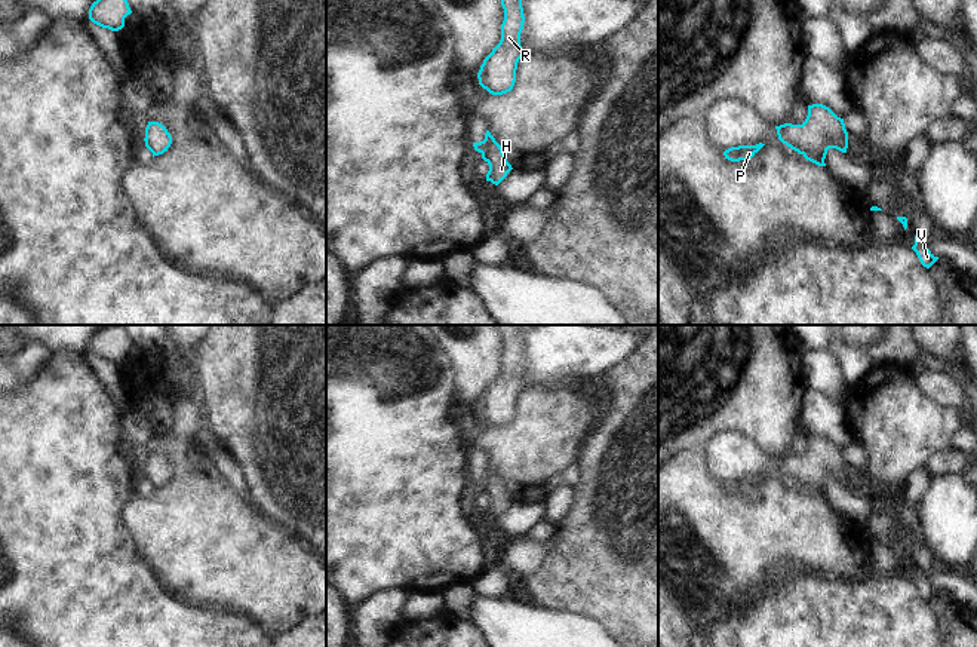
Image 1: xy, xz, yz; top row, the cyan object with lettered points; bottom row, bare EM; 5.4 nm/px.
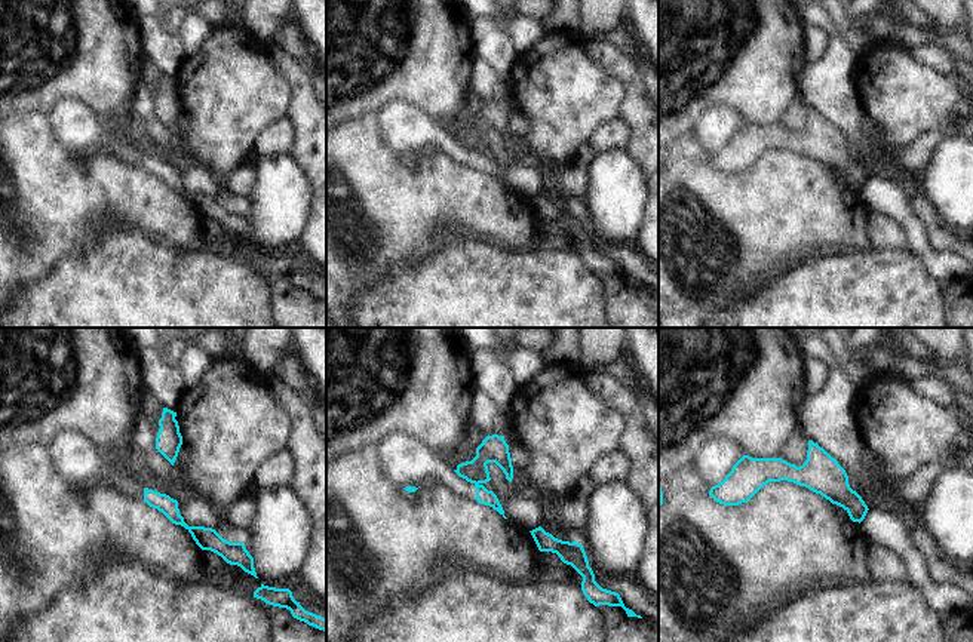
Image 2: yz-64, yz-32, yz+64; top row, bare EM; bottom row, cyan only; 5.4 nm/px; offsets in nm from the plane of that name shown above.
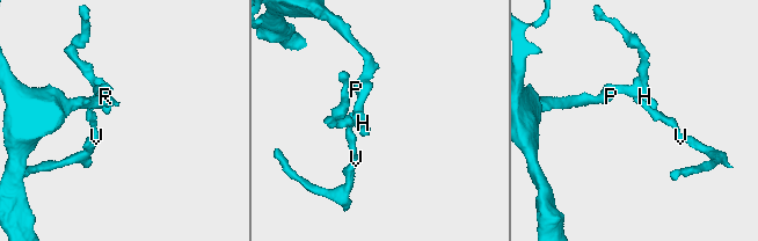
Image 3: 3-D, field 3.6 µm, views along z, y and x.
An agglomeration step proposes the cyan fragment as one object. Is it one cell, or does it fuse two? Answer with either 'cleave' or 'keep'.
cleave

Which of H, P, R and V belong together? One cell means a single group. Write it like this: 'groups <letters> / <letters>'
groups H P R / V

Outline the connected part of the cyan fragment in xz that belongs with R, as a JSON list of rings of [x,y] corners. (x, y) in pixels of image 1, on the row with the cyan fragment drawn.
[[[501,0],[504,21],[501,40],[483,59],[477,73],[479,85],[492,95],[503,95],[513,89],[517,62],[523,55],[520,33],[523,30],[522,0]]]

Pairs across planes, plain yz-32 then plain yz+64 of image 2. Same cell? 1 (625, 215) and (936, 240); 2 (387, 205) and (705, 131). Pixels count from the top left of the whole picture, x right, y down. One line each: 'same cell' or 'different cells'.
1: different cells
2: different cells

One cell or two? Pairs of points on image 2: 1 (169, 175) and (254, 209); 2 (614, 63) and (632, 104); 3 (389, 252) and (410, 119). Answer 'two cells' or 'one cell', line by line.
1: two cells
2: one cell
3: two cells

